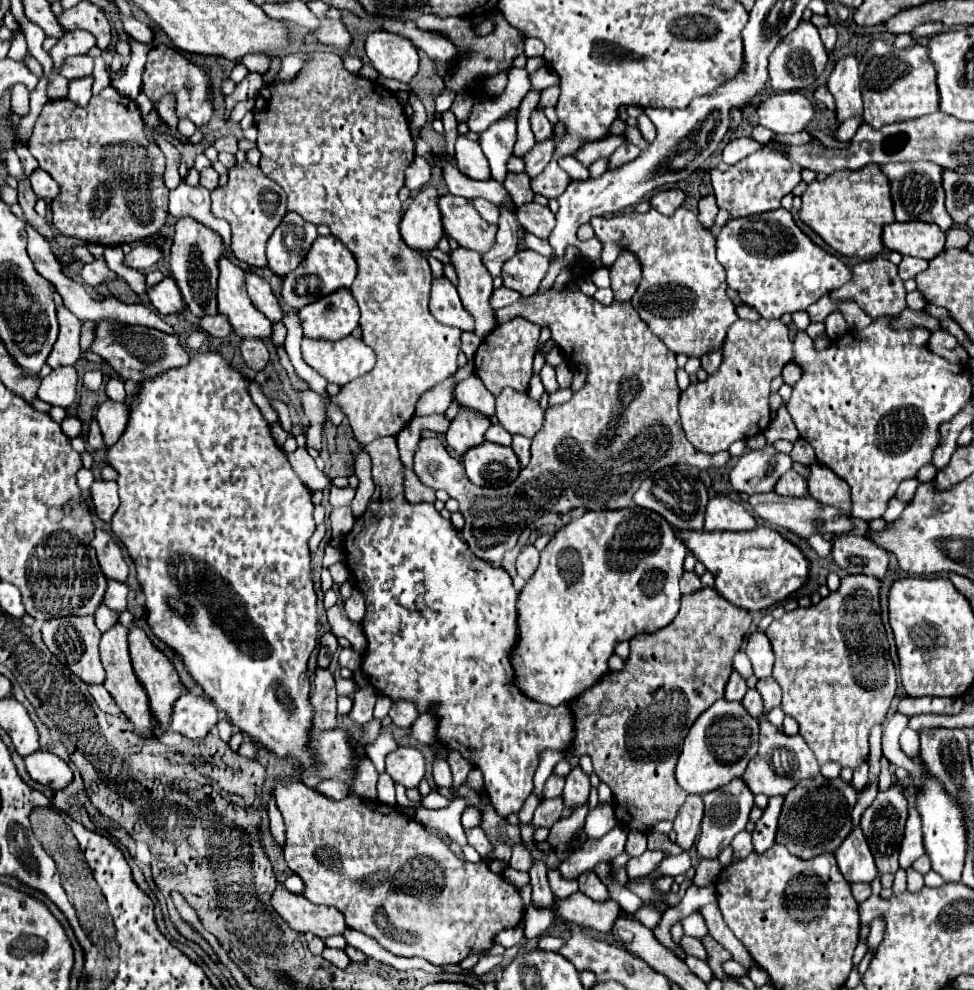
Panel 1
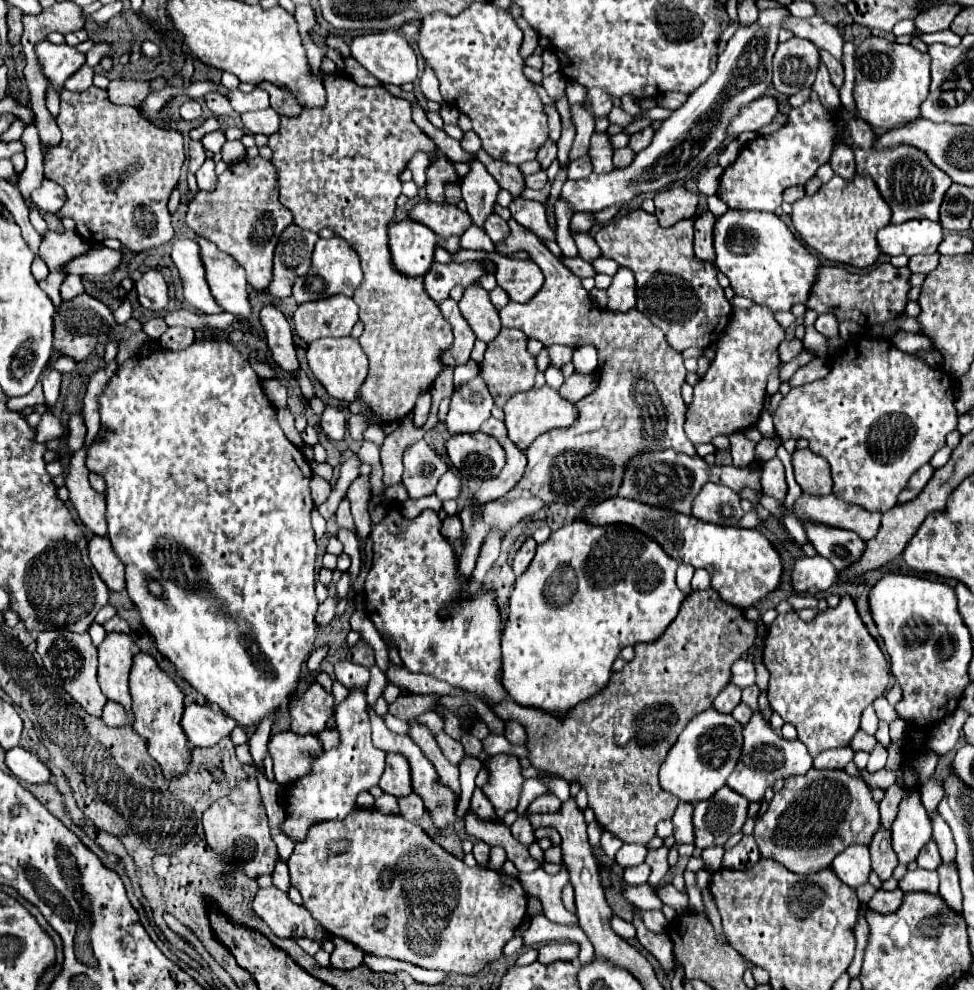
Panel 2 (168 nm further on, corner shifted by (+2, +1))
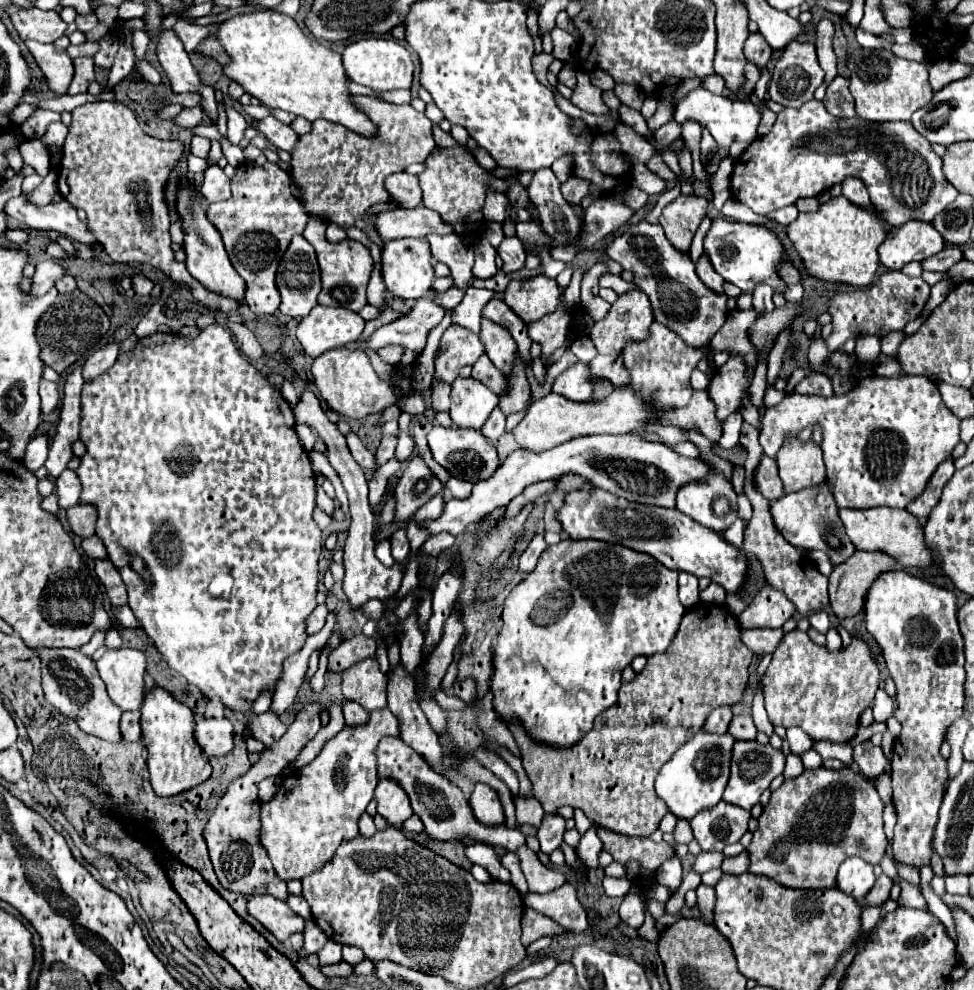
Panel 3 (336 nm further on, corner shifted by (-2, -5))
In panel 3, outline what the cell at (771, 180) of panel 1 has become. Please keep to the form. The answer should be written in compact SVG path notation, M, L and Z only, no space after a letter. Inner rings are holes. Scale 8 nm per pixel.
M816 99L798 109L780 111L772 131L750 143L736 159L730 185L734 199L754 213L768 215L792 205L798 197L816 197L834 183L842 183L848 175L864 181L872 205L890 227L900 227L912 219L932 223L958 195L942 175L940 157L912 123L868 123L860 117L838 119Z

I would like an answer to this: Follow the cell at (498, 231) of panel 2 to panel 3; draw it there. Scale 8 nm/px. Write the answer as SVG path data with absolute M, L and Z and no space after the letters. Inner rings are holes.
M506 235L498 247L498 255L504 261L502 271L506 271L506 273L520 271L526 261L526 253L524 253L524 247L522 247L522 241L518 239L518 235L512 235L512 237Z

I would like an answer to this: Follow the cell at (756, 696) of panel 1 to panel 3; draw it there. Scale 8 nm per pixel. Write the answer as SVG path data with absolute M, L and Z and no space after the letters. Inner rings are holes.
M738 715L732 719L728 733L734 735L734 739L756 739L756 725L752 721L752 715Z

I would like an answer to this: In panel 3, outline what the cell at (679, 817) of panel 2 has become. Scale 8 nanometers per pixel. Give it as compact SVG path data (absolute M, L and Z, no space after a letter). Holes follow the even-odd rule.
M678 819L676 829L674 829L674 837L676 837L676 843L684 843L684 845L688 845L694 839L688 819Z

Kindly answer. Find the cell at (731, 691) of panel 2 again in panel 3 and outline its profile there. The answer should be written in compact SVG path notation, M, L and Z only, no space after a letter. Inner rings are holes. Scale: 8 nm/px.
M718 707L716 711L712 711L708 715L704 729L712 731L712 733L724 733L724 731L728 731L730 721L732 721L732 707Z

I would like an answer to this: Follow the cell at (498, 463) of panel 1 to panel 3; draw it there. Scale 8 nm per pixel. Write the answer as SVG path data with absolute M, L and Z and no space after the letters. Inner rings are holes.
M434 427L428 433L428 445L432 449L434 459L452 475L462 481L478 483L494 475L496 467L500 465L496 447L488 443L488 439L476 429L460 429L460 427Z

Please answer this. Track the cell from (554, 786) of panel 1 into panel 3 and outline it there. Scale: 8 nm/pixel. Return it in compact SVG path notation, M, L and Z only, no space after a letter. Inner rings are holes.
M544 815L542 819L542 825L538 829L538 839L540 839L540 849L544 853L552 853L552 851L560 847L560 841L562 841L562 835L564 835L564 829L566 829L566 821L564 817L560 815Z

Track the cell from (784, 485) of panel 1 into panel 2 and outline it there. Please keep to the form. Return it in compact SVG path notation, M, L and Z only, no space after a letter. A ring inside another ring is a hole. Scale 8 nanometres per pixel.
M778 457L772 461L762 463L762 475L760 475L760 485L762 493L770 495L774 499L784 499L786 497L786 479L784 479L784 465Z

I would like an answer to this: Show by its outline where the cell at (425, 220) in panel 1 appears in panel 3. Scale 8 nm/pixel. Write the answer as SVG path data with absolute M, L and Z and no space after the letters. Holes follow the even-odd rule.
M394 239L382 247L382 279L392 295L402 299L420 299L434 285L434 267L430 263L430 243L426 239Z

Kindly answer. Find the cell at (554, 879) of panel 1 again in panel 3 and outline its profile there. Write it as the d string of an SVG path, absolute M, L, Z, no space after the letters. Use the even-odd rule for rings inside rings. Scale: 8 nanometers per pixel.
M564 883L560 889L554 889L546 895L526 893L524 901L526 901L526 907L534 911L542 911L546 917L556 921L568 933L580 933L590 925L588 915L582 903L578 901L578 895L572 883Z

